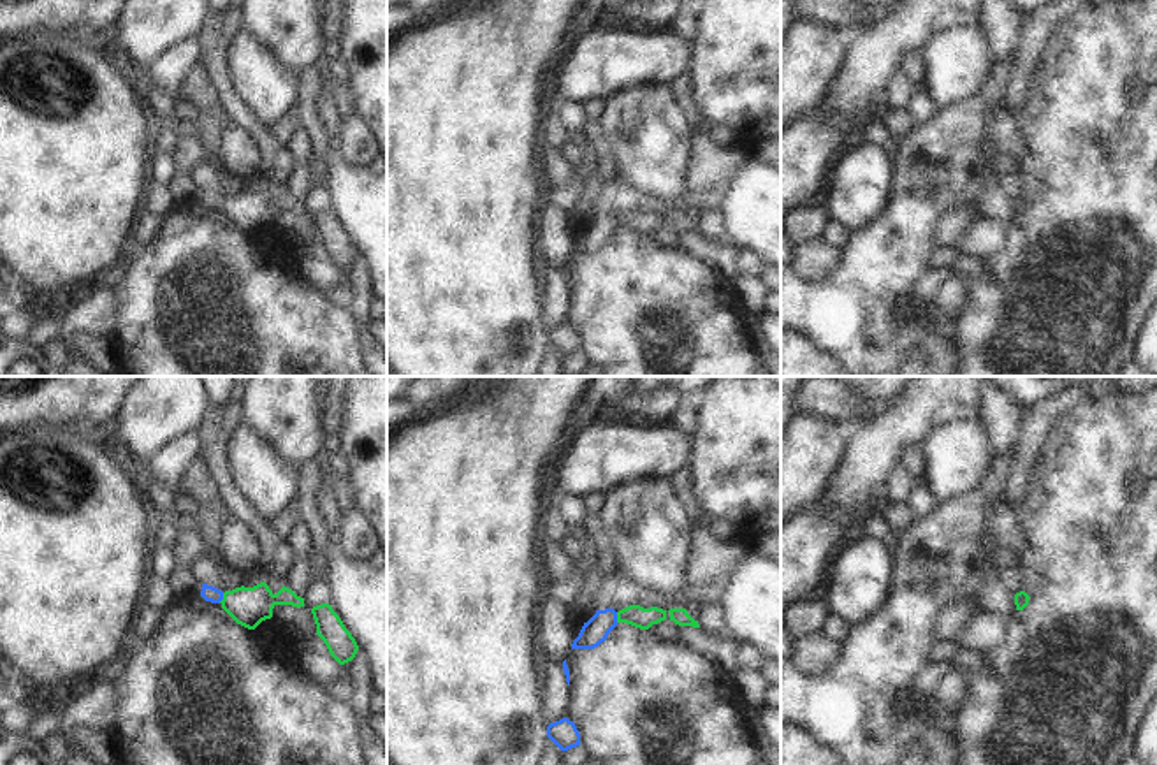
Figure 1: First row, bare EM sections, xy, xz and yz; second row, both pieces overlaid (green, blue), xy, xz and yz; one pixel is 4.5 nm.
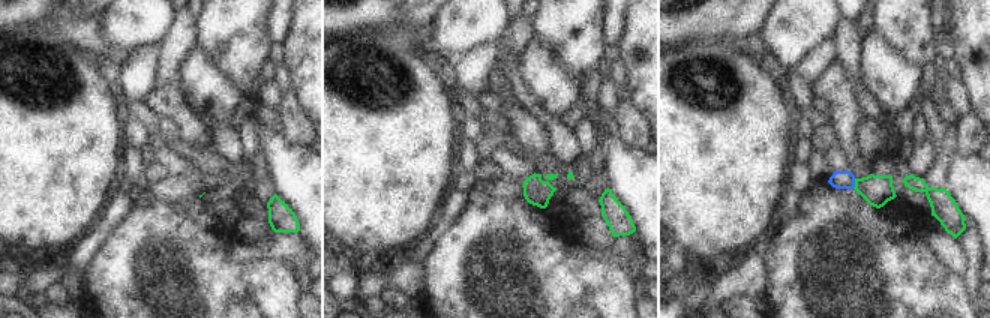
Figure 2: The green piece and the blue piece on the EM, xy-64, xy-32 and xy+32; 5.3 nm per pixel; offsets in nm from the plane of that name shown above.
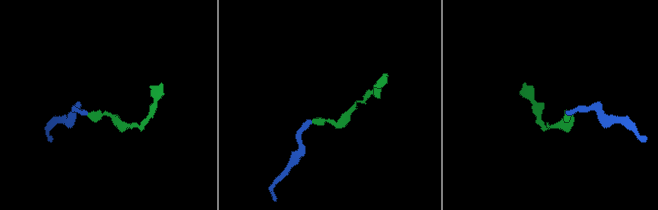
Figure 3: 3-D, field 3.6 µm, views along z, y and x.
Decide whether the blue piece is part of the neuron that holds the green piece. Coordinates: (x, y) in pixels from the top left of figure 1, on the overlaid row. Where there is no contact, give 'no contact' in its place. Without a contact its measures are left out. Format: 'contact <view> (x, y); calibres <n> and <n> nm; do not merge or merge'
contact xy (224, 598); calibres 180 and 70 nm; merge

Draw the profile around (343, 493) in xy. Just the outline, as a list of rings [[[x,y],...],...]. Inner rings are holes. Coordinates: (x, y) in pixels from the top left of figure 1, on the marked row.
[[[336,480],[334,498],[336,498],[336,505],[339,506],[339,510],[346,510],[346,508],[353,506],[353,491],[352,491],[350,484],[345,480]]]

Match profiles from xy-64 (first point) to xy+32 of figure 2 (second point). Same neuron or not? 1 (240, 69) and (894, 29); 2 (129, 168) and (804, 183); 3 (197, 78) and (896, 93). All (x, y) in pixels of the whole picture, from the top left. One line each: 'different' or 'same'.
1: same
2: different
3: same

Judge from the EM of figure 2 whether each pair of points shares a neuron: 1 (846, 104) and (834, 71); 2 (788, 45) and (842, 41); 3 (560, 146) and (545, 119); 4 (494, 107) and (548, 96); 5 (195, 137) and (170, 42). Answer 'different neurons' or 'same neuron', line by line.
1: same neuron
2: different neurons
3: same neuron
4: different neurons
5: same neuron

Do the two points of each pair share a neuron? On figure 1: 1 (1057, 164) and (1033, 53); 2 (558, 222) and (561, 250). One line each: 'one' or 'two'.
1: two
2: one

